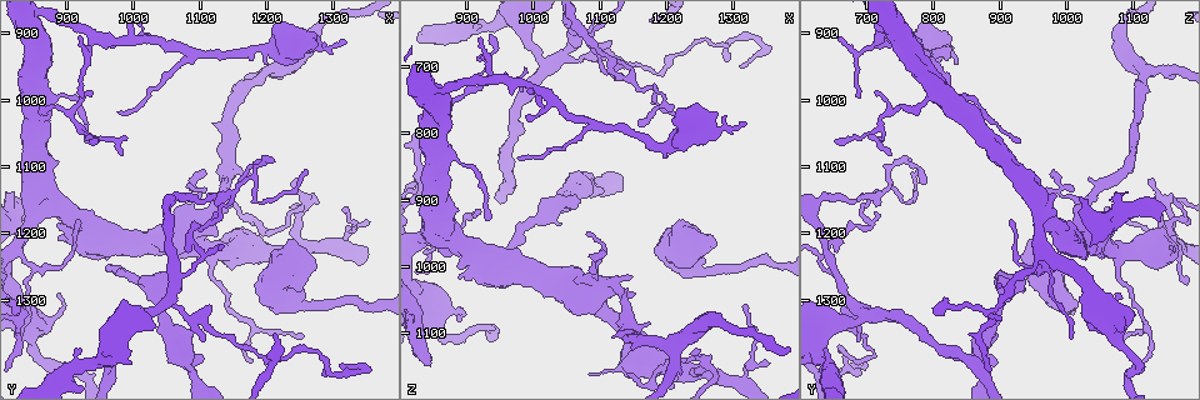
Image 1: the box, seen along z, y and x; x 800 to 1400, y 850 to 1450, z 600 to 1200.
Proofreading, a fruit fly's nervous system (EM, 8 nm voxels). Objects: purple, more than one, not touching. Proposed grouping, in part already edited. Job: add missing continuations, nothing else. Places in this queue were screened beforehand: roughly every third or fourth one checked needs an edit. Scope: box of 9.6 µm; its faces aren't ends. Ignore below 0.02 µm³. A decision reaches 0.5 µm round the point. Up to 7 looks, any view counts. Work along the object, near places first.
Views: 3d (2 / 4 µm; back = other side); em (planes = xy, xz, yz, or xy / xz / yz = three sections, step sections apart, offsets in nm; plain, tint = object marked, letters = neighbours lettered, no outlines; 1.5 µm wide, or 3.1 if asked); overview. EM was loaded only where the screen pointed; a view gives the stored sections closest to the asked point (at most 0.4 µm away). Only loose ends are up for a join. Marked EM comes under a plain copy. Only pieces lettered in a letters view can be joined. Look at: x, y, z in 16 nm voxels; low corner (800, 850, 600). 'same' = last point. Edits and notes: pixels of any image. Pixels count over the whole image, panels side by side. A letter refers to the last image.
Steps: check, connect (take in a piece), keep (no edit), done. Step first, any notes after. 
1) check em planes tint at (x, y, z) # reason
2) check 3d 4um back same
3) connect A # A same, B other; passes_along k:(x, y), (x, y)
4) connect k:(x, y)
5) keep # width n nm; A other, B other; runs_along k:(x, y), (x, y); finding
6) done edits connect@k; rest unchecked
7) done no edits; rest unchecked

check 3d 2um at (840, 1185, 1140) # stops while still wide

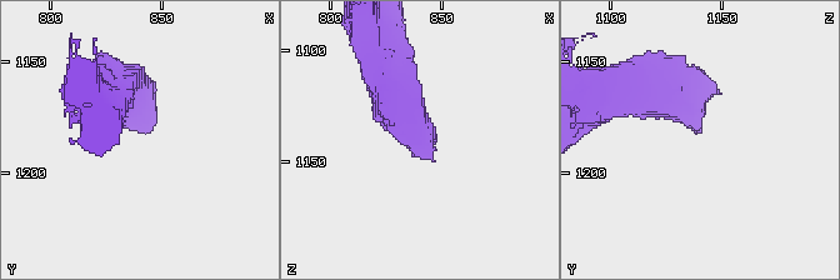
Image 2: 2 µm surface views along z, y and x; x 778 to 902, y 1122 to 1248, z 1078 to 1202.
check em xz step 8 tint at (840, 1182, 1138)

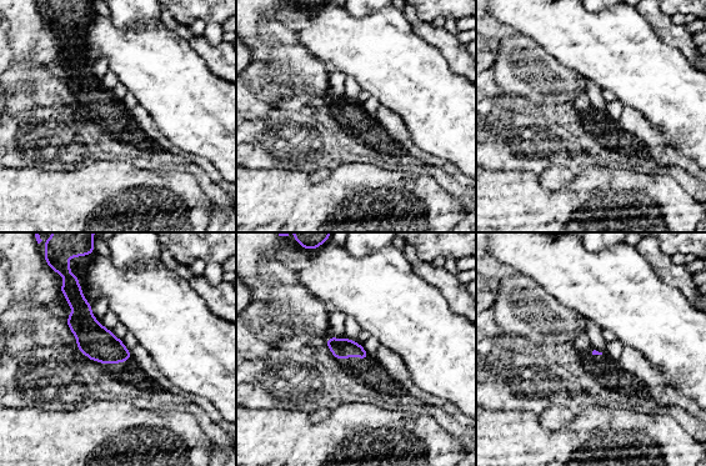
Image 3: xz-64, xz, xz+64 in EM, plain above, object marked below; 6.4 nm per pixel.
check em planes letters same

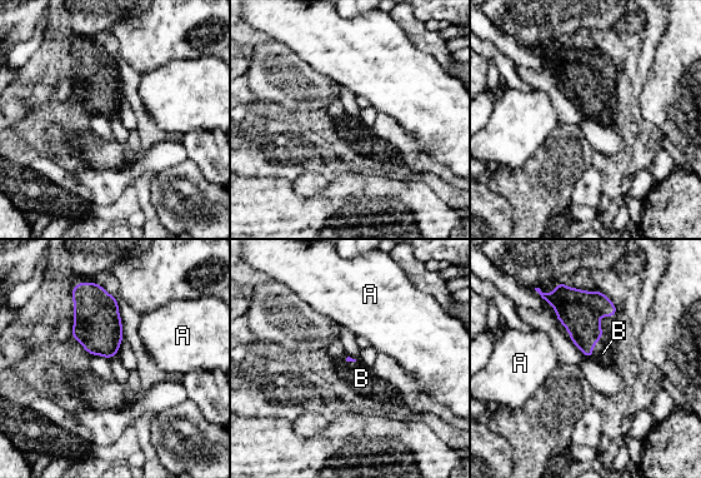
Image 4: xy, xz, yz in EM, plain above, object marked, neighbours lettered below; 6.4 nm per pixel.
connect B # A other, B same; passes_along 4:(579, 310), (592, 347), (602, 353); it goes on there

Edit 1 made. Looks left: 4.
check em planes letters at (1295, 1410, 690) # an open end

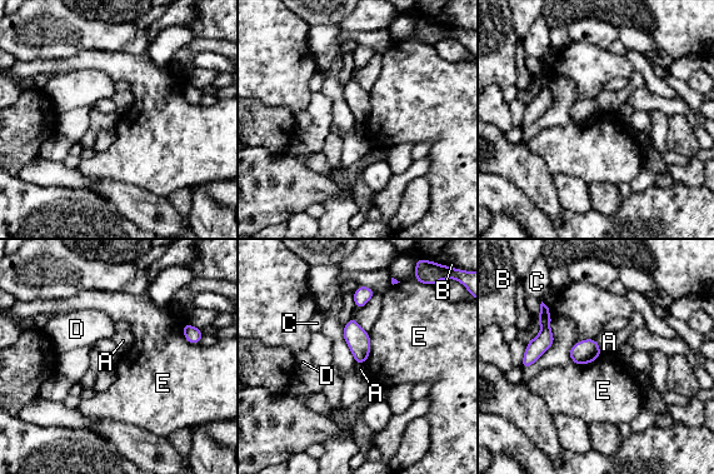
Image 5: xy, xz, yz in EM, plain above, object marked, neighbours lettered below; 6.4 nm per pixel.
keep # width 150 nm; longest_contact B 260 nm; A other, B other, C other, D other, E other; no lettered piece goes on from it

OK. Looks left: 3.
done edits connect@4; rest unchecked

